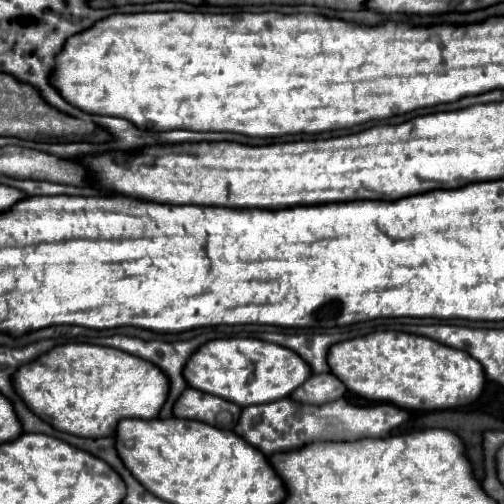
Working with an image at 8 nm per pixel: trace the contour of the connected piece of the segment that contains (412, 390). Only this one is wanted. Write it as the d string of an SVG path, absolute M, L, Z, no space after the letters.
M381 331L381 333L369 333L365 337L355 337L355 339L349 339L349 341L341 341L341 343L335 343L333 349L329 351L329 365L331 365L331 373L337 373L343 381L345 381L345 387L359 395L359 397L365 397L369 401L389 401L401 409L407 409L407 411L435 411L435 409L455 409L455 407L463 407L463 405L471 405L475 403L483 391L485 391L485 371L483 371L483 365L479 361L475 361L469 353L461 353L461 349L453 349L453 347L447 347L447 345L441 345L429 337L421 337L421 335L411 335L411 333L401 333L401 331Z

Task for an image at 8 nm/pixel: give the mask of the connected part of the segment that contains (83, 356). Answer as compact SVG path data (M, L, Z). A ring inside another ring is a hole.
M67 343L41 355L37 361L23 365L21 371L13 375L13 385L21 399L37 413L43 421L49 421L59 431L77 437L109 437L115 435L117 423L127 417L155 419L169 395L169 377L151 361L135 357L131 353L89 345L89 343Z

